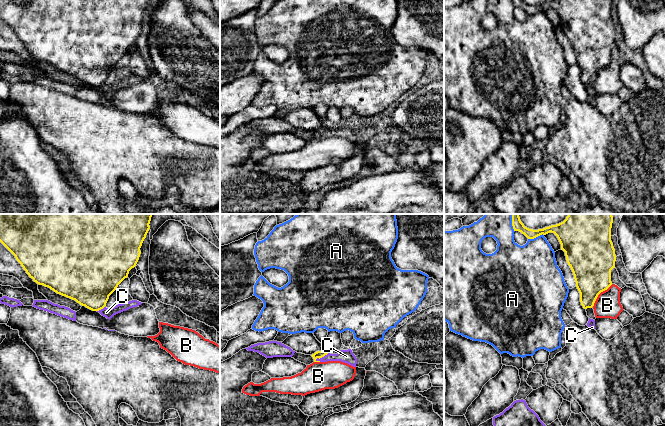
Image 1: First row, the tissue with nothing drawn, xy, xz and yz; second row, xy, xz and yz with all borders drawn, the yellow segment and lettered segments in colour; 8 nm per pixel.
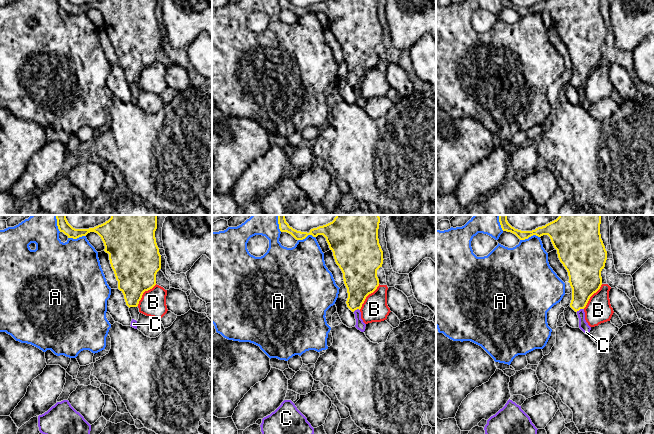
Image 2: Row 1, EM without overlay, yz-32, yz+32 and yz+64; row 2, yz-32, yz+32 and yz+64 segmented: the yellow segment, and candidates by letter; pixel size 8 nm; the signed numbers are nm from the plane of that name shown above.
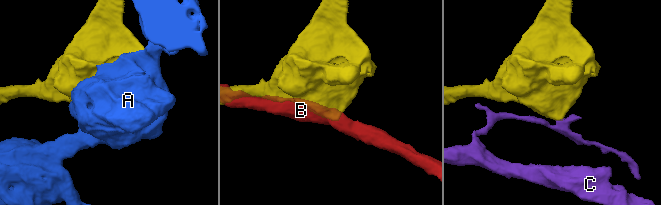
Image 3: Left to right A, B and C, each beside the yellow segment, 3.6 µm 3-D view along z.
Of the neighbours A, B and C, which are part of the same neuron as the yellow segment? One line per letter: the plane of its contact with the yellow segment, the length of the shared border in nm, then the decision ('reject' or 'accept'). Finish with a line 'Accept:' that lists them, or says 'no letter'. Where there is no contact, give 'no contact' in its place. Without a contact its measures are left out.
A: meets yellow in yz; contact 130 nm long; reject
B: meets yellow in yz; contact 240 nm long; reject
C: meets yellow in xz; contact 130 nm long; reject
Accept: no letter

